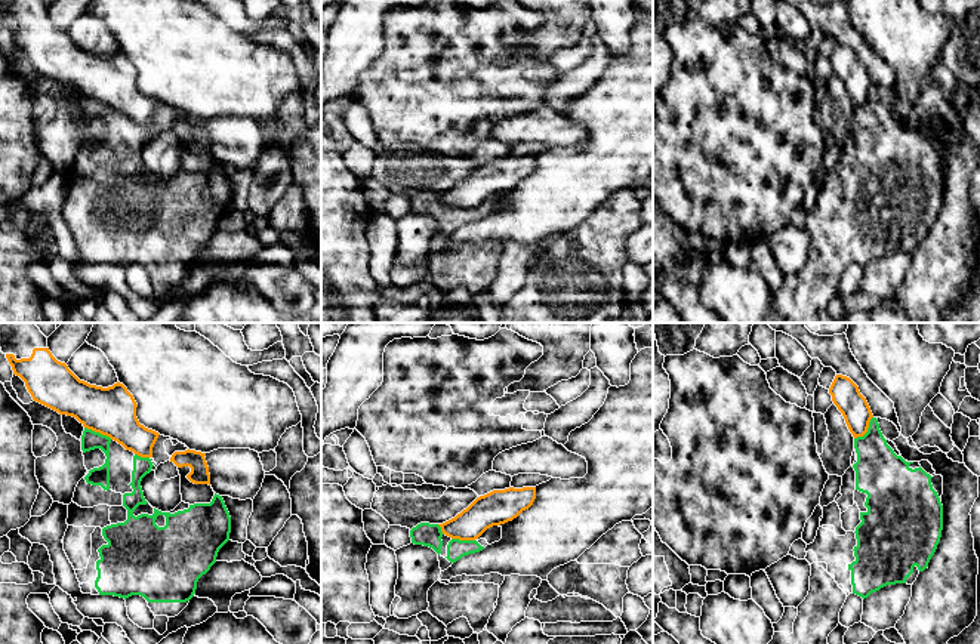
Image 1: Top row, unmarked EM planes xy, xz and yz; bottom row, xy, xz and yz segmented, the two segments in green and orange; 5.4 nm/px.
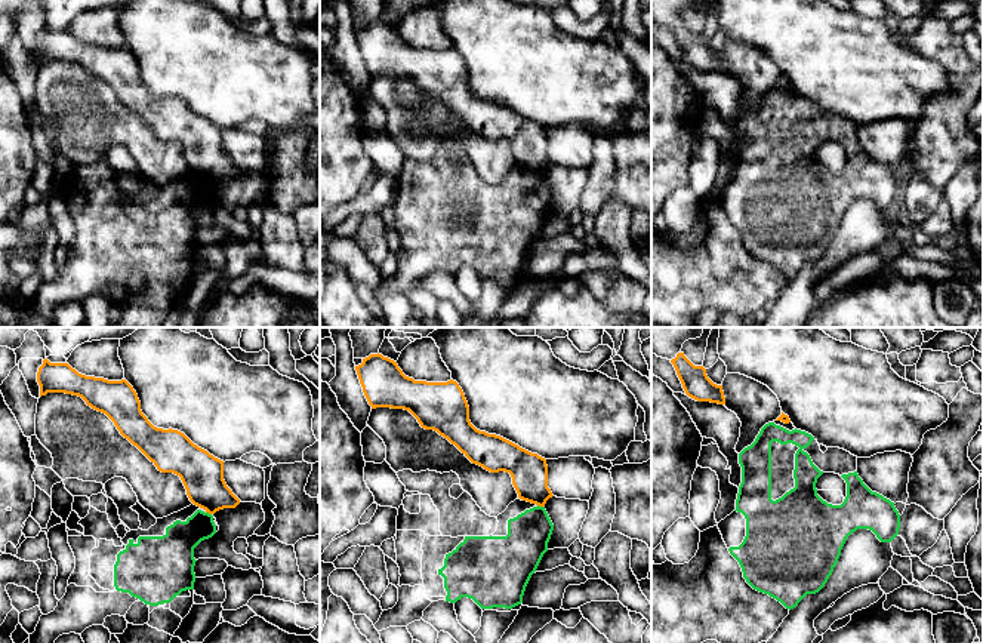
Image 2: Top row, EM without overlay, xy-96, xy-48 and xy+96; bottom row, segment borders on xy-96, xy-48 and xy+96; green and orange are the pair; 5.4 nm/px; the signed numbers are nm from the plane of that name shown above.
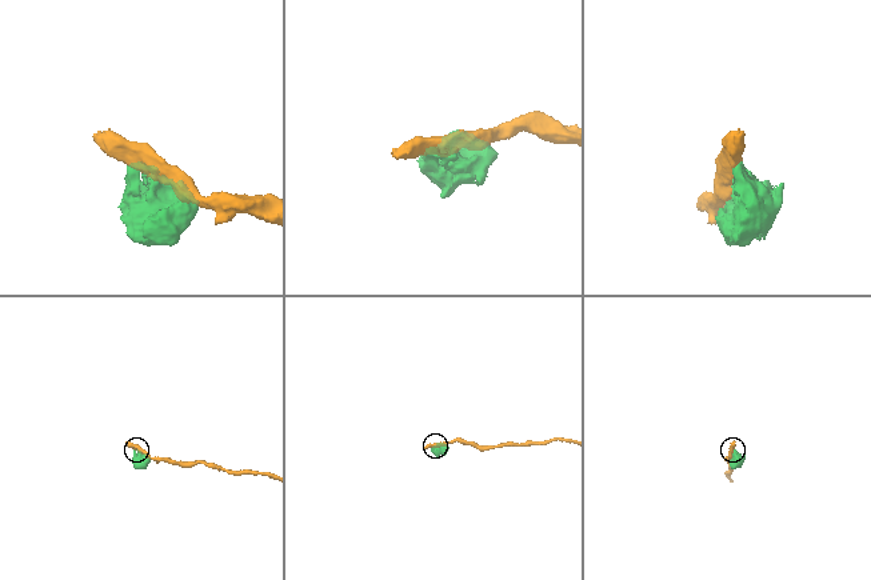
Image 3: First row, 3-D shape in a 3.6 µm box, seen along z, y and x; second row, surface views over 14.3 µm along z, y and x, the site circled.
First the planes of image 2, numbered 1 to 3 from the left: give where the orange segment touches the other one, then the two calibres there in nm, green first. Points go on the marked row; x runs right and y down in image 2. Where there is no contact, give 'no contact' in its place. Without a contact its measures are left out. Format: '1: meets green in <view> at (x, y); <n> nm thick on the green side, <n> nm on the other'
1: meets green in xy-96 at (207, 513); 190 nm thick on the green side, 220 nm on the other
2: meets green in xy-48 at (541, 507); 220 nm thick on the green side, 200 nm on the other
3: no contact

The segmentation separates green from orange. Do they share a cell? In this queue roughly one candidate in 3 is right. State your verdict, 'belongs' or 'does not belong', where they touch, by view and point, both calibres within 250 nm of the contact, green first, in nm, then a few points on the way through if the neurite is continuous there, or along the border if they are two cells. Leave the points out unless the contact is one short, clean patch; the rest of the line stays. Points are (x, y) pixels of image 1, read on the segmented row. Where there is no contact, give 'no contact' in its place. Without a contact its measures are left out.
does not belong; contact yz (868, 430); calibres 280 and 160 nm; border yz (872, 416), (868, 430), (854, 438)

